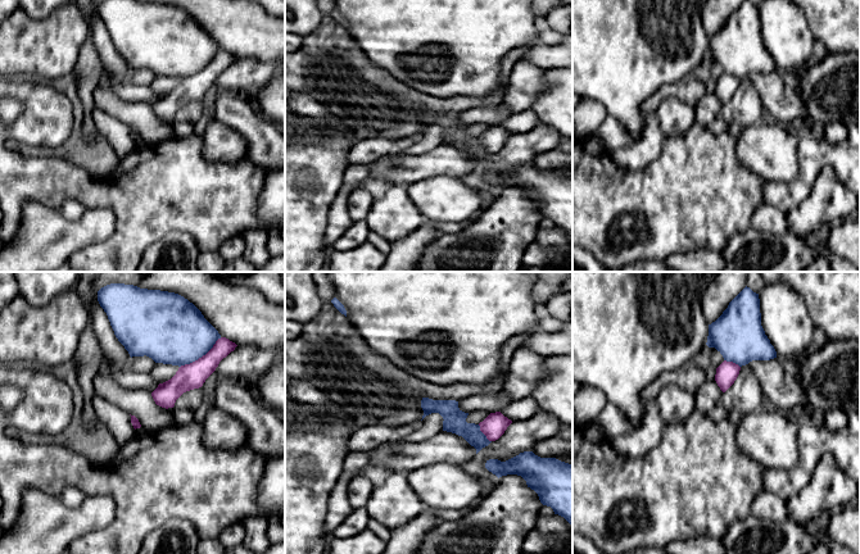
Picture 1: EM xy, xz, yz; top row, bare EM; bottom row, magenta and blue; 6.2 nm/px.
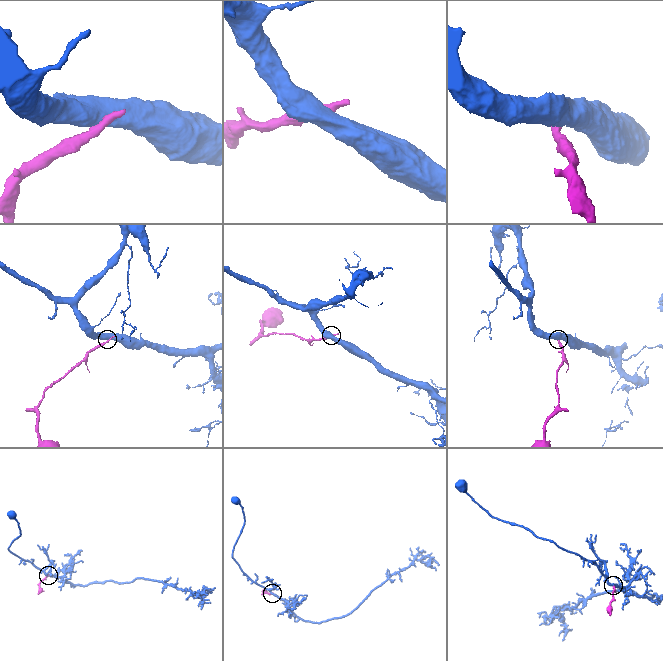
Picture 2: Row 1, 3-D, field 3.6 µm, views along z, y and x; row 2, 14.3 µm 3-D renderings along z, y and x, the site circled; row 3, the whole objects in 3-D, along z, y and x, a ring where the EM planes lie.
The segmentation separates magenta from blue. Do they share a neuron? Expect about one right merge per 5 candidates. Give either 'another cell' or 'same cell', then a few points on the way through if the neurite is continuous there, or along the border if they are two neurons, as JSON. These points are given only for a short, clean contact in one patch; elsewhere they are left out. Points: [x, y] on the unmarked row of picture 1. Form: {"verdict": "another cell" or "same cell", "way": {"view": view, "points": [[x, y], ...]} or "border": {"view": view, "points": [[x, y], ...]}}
{"verdict": "another cell", "border": {"view": "xy", "points": [[221, 50], [204, 67], [180, 80]]}}

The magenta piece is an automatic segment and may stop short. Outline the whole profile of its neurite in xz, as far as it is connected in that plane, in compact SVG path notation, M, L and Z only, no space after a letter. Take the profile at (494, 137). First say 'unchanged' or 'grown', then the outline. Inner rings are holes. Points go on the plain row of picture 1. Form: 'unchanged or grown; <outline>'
unchanged; M495 124L490 126L483 135L479 136L479 138L480 144L489 154L495 154L504 146L511 136L511 132L504 130L501 124Z

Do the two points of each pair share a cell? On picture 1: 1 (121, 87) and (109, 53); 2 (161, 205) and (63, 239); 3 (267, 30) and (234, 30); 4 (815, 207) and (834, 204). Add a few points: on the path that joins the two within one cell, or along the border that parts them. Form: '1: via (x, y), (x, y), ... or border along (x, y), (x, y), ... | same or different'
1: via (117, 78), (117, 69), (113, 62) | same
2: border along (104, 207), (114, 216), (116, 230), (96, 244) | different
3: via (259, 30), (241, 30) | same
4: via (820, 207), (829, 207) | same

